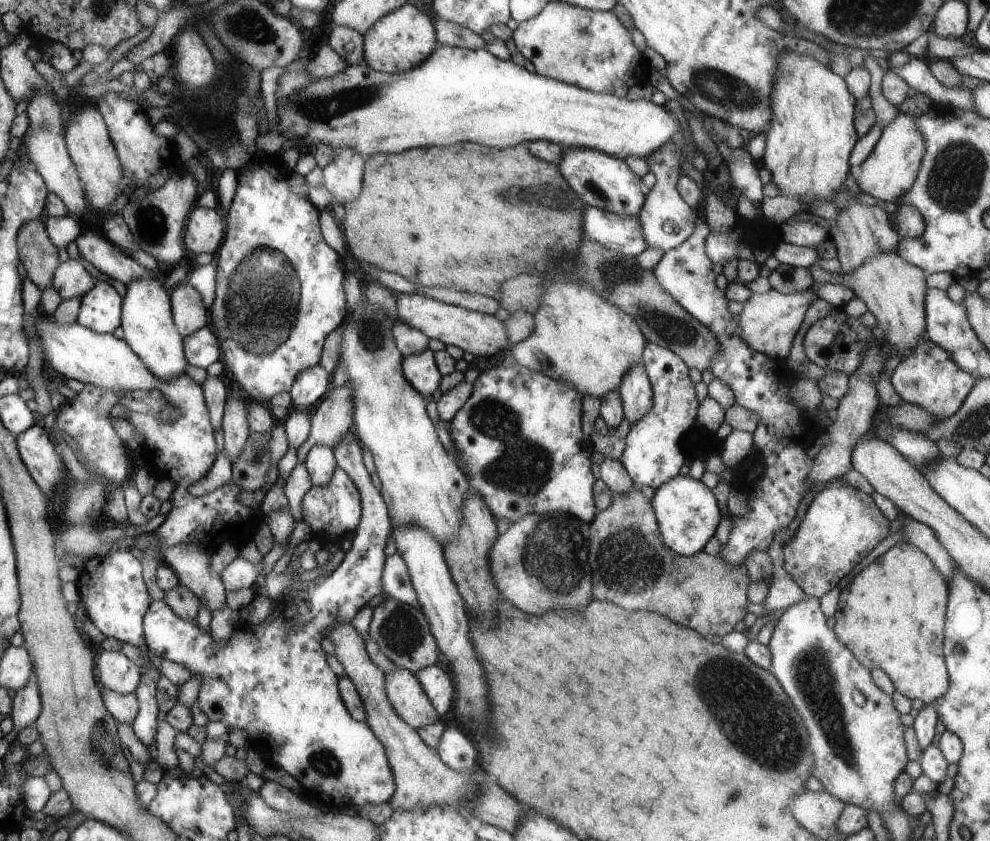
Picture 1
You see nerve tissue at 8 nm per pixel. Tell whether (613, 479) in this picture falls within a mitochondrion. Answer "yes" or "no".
no

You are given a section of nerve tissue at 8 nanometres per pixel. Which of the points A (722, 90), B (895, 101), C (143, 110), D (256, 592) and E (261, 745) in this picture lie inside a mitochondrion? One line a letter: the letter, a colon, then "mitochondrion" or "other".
A: mitochondrion
B: other
C: other
D: other
E: other

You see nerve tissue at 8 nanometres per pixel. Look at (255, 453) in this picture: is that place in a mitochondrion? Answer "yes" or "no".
yes

